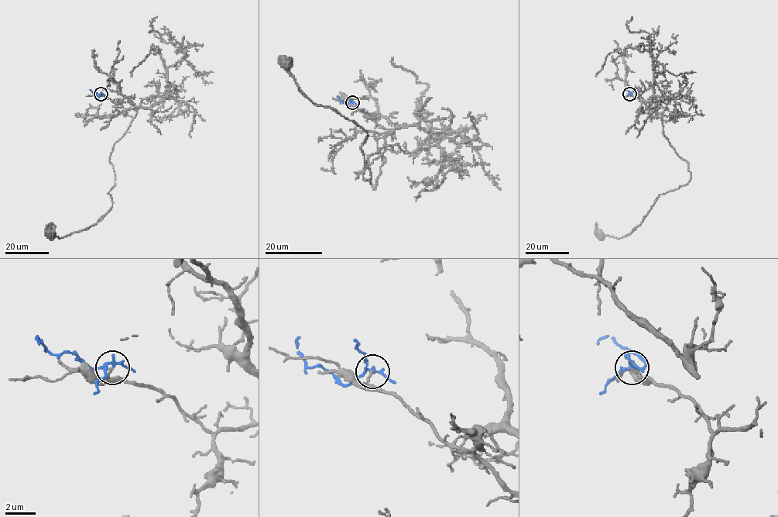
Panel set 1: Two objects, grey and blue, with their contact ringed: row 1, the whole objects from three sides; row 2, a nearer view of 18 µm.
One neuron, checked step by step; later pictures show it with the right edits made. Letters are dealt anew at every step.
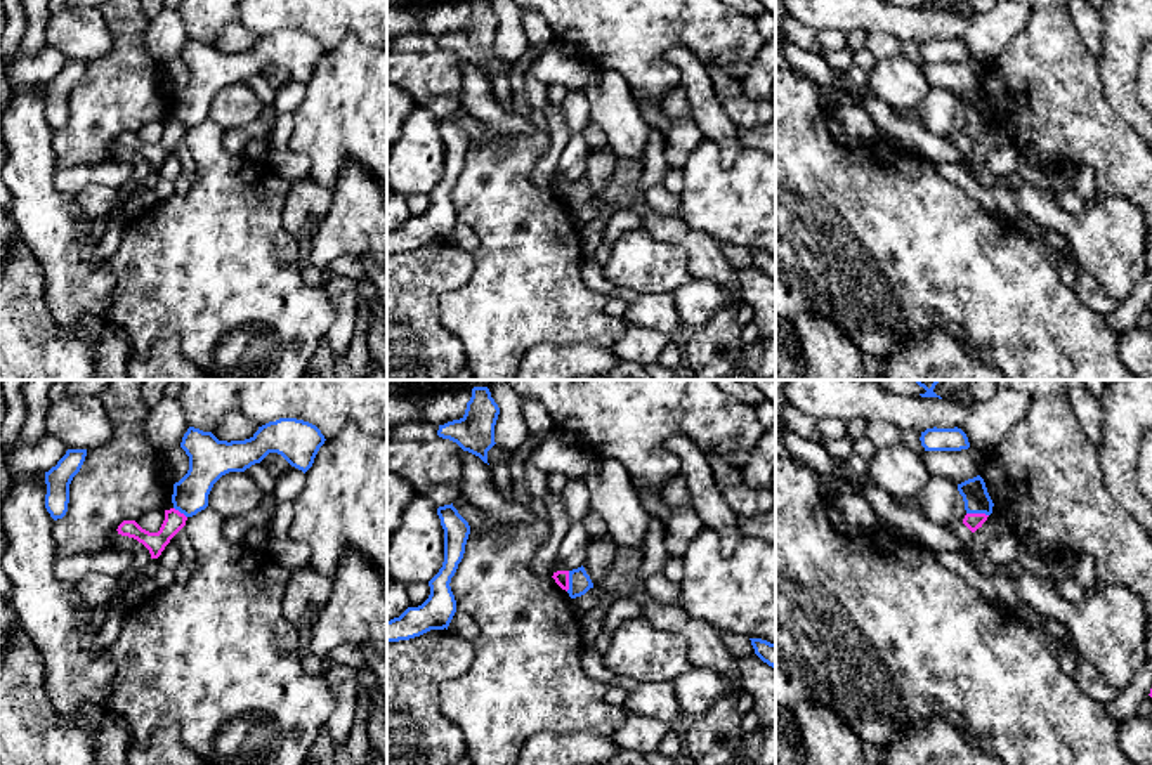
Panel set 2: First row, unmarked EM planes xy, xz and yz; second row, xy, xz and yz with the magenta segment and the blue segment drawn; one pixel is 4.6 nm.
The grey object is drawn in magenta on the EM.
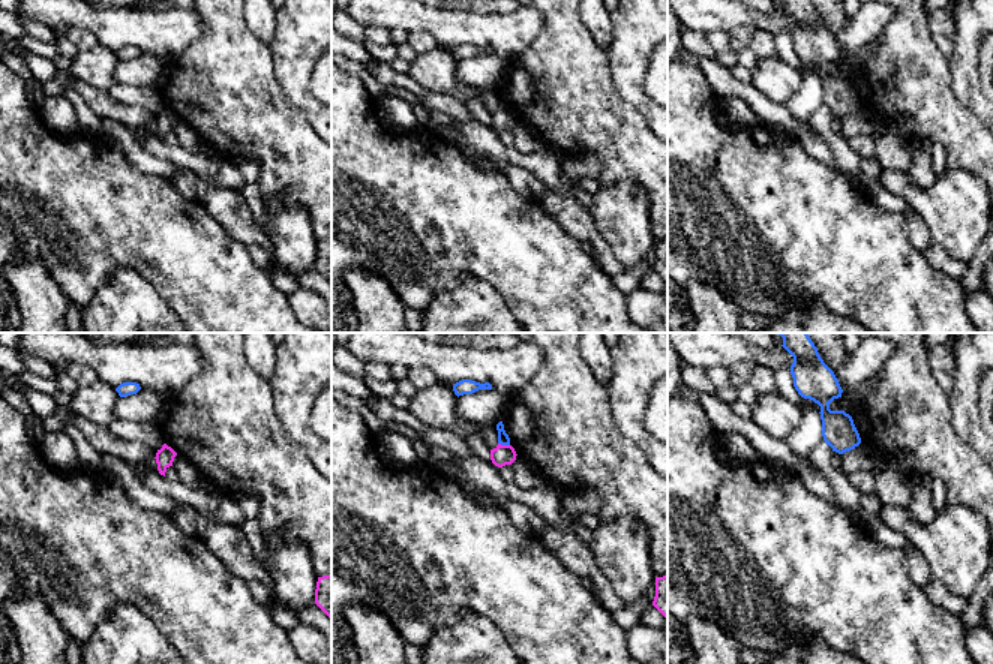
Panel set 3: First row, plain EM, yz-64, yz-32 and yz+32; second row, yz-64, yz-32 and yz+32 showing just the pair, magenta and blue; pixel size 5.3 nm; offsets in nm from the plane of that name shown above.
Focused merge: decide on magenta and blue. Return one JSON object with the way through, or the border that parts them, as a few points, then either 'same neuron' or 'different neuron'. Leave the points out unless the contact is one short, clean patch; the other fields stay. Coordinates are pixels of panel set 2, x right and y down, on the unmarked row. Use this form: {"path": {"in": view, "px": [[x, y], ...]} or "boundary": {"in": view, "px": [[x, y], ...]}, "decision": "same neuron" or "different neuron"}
{"boundary": {"in": "yz", "px": [[967, 124], [984, 124], [988, 127]]}, "decision": "different neuron"}

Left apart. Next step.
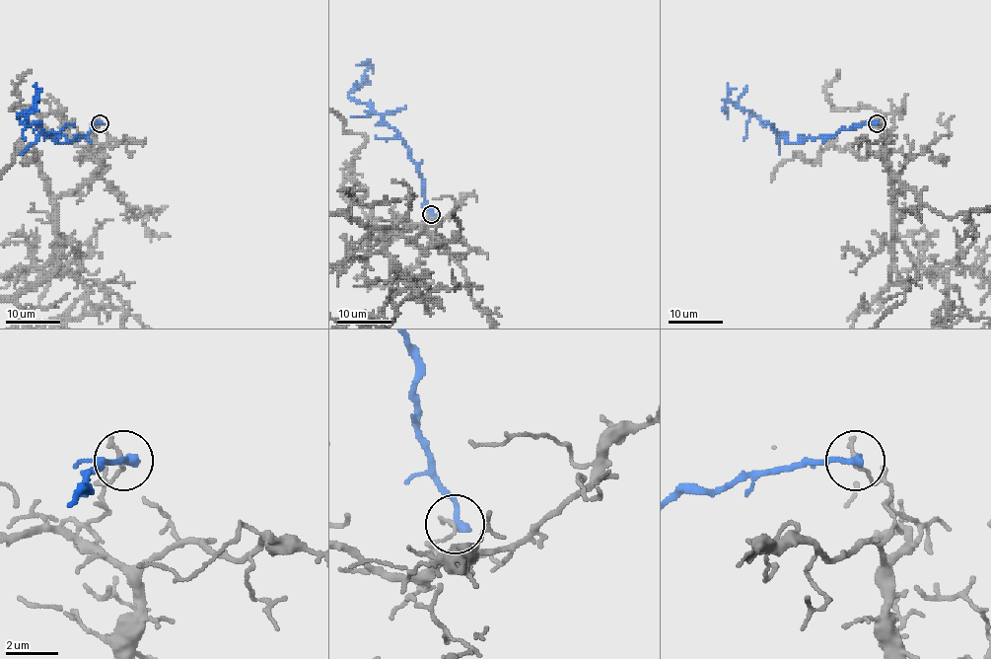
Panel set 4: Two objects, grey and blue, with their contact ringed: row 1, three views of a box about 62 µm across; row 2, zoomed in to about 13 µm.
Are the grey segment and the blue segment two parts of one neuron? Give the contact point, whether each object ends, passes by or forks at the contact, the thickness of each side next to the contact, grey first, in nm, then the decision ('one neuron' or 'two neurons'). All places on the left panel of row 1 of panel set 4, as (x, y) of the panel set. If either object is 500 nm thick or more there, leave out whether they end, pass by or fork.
at (100, 123); grey ends there; blue ends there; 190 nm thick on the grey side, 320 nm on the other; two neurons

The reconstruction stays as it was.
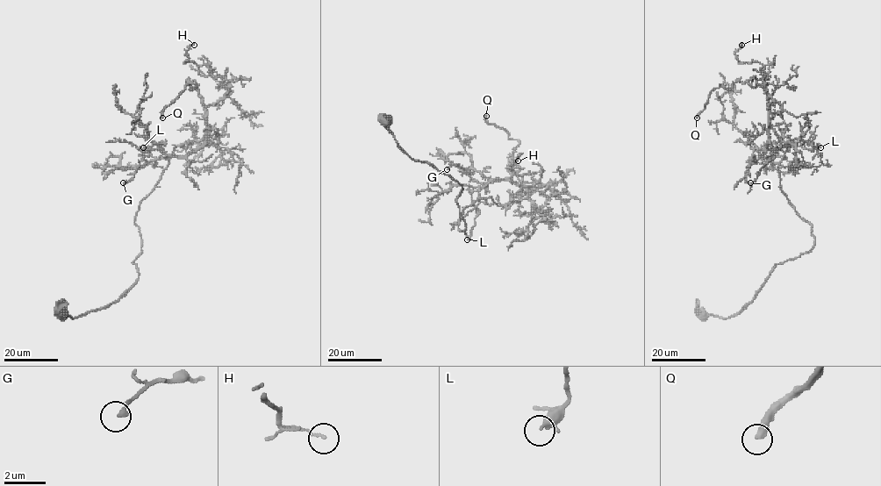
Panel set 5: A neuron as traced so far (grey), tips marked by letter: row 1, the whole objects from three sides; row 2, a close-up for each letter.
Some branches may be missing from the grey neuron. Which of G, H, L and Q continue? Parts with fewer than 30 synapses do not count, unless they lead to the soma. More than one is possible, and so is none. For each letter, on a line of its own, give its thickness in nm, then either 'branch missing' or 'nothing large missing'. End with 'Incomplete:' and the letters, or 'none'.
G: 240 nm thick; nothing large missing
H: 120 nm thick; nothing large missing
L: 400 nm thick; nothing large missing
Q: 400 nm thick; branch missing
Incomplete: Q

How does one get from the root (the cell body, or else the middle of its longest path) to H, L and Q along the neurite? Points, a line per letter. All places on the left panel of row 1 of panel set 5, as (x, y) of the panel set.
H: (61, 311), (104, 308), (138, 278), (139, 203), (228, 91), (183, 62), (194, 45)
L: (61, 311), (104, 308), (136, 282), (139, 203), (172, 151), (209, 132), (182, 156), (143, 147)
Q: (61, 311), (104, 308), (138, 278), (134, 217), (172, 151), (205, 132), (198, 85), (162, 117)

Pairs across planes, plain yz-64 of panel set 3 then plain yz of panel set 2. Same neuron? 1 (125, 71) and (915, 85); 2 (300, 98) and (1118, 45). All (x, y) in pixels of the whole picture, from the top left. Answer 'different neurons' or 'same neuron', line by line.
1: different neurons
2: same neuron

